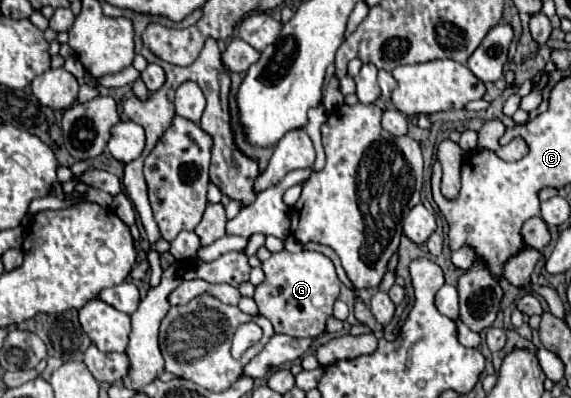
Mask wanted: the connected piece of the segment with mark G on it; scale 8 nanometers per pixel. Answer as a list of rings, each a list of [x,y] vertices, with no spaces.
[[[314,251],[300,253],[272,253],[270,259],[262,261],[266,279],[256,287],[254,301],[260,309],[260,315],[272,321],[276,333],[290,337],[320,337],[326,325],[326,319],[332,317],[332,305],[340,295],[340,279],[336,277],[332,261]]]

